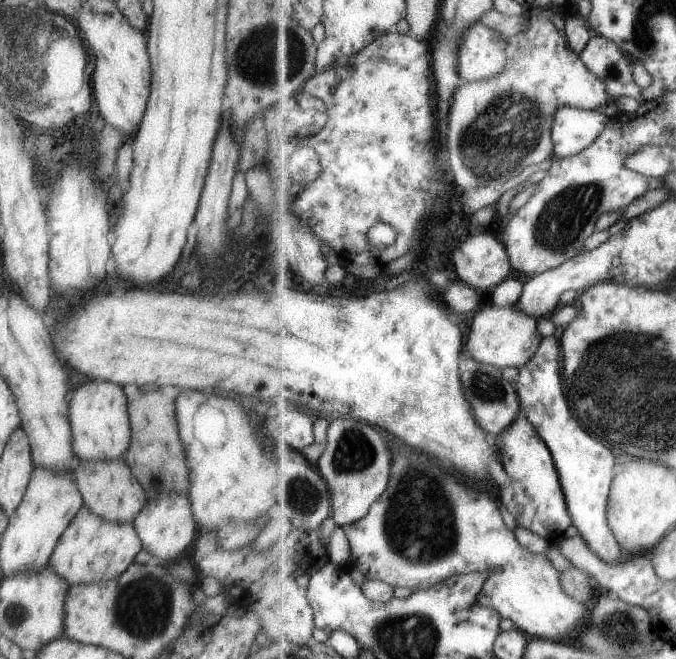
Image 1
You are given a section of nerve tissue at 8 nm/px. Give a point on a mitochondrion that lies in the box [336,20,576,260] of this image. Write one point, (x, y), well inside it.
(500, 140)

